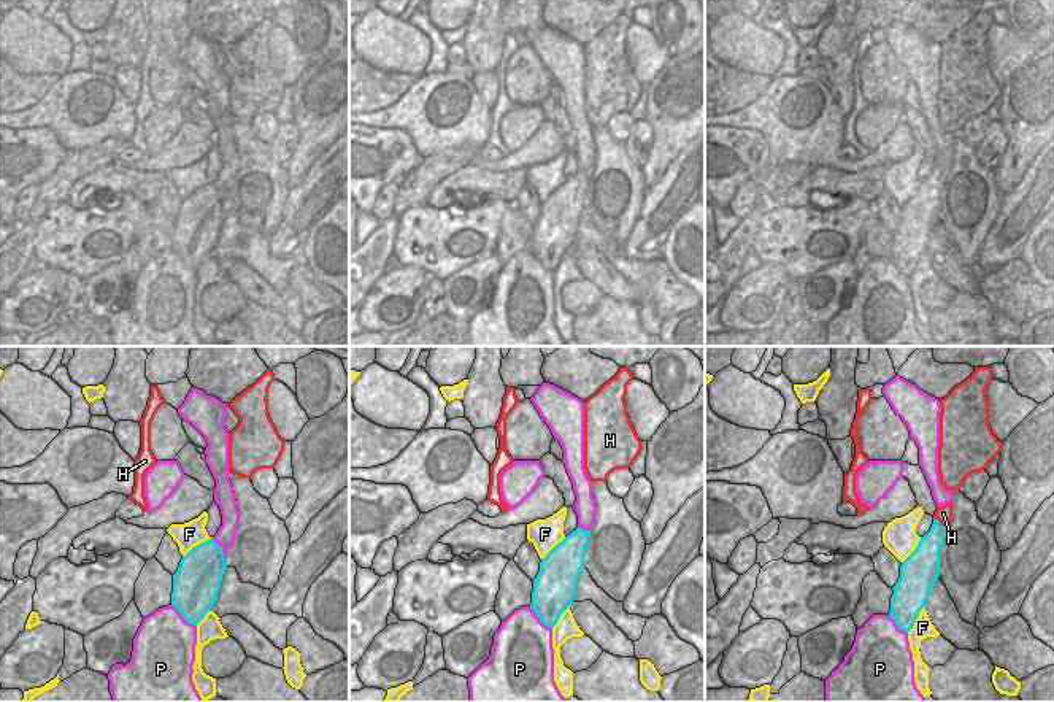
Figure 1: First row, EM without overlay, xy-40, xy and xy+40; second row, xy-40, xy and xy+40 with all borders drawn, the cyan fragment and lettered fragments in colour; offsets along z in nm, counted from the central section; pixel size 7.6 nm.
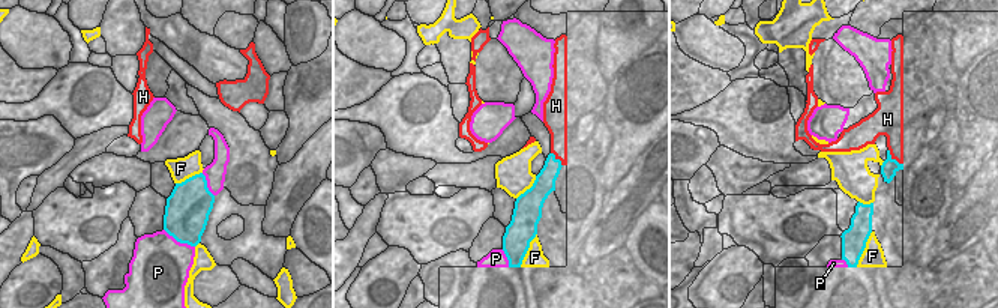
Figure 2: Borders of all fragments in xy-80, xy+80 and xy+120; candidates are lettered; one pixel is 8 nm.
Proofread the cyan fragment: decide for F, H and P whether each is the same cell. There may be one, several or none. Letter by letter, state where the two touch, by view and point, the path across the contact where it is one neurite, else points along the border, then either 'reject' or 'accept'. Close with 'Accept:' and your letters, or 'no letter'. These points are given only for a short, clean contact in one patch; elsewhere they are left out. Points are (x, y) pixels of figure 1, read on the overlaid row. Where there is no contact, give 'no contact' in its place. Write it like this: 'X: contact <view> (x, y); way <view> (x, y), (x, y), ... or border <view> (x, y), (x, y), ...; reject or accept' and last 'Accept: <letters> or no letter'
F: contact xy-40 (197, 545); reject
H: contact xy+40 (942, 526); border xy+40 (934, 516), (946, 531); reject
P: contact xy-40 (183, 617); reject
Accept: no letter

